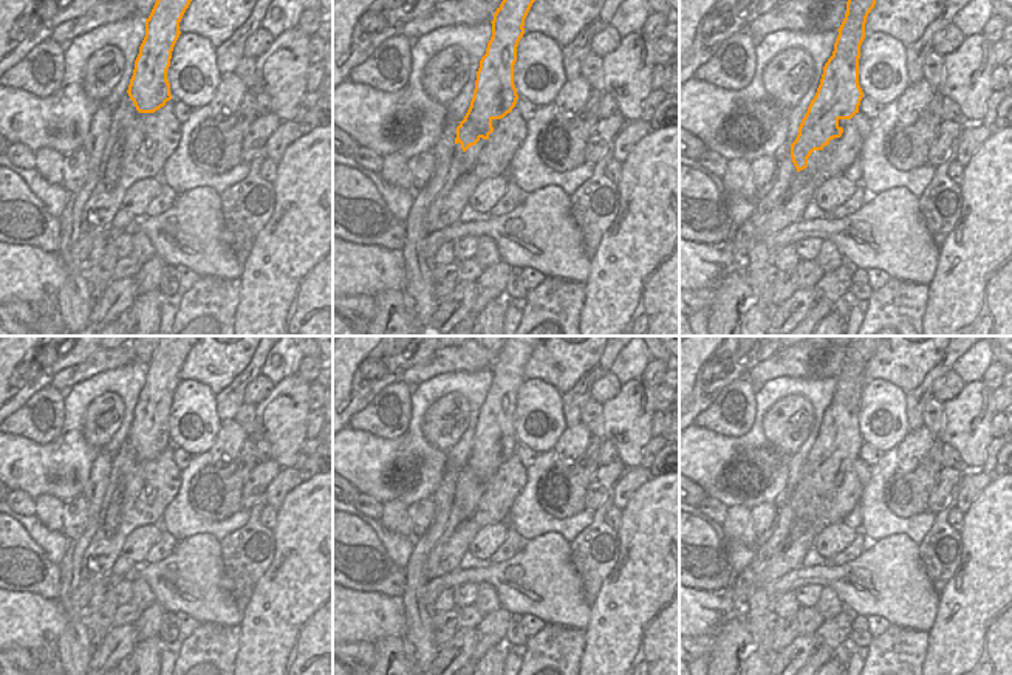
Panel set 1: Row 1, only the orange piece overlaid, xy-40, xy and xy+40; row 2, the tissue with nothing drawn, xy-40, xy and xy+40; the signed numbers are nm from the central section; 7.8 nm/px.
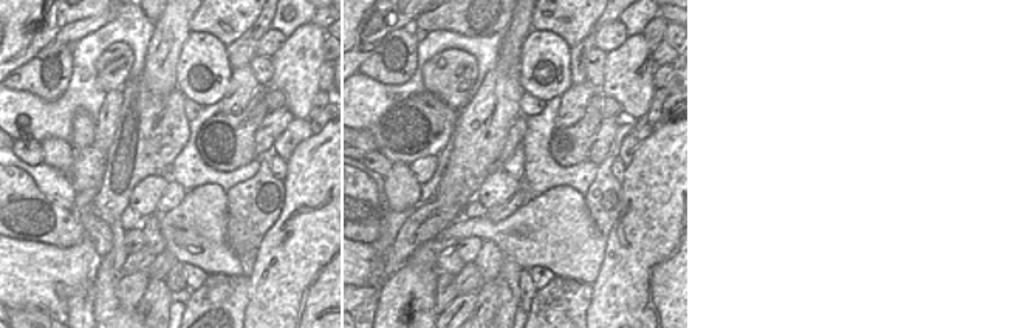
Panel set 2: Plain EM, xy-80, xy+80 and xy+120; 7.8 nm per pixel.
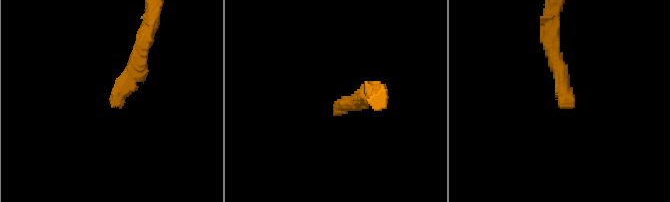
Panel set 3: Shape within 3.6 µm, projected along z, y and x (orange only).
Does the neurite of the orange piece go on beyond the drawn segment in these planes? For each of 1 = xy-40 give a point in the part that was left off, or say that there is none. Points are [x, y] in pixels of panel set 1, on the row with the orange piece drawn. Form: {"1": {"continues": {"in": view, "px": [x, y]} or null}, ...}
{"1": {"continues": null}}

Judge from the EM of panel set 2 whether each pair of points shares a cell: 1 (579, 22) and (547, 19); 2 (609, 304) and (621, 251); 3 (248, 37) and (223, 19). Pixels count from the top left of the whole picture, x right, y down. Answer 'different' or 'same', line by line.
1: same
2: same
3: different

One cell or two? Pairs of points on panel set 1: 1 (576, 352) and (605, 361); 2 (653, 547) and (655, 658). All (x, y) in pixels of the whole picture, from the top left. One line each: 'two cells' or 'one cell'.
1: two cells
2: one cell

